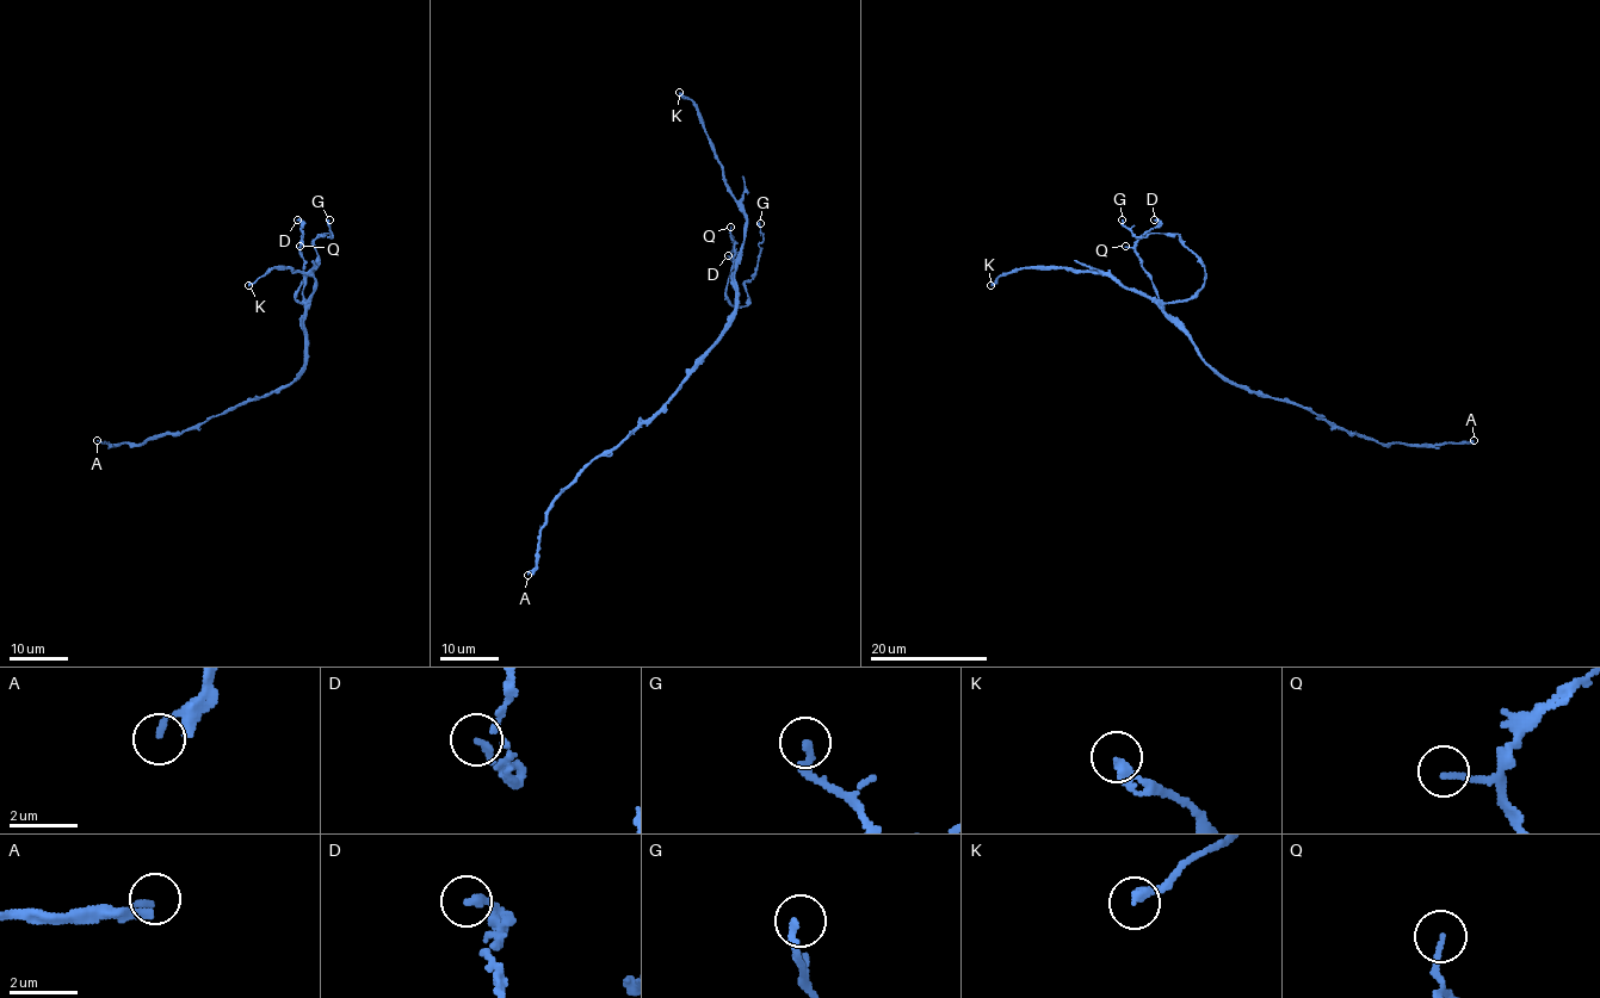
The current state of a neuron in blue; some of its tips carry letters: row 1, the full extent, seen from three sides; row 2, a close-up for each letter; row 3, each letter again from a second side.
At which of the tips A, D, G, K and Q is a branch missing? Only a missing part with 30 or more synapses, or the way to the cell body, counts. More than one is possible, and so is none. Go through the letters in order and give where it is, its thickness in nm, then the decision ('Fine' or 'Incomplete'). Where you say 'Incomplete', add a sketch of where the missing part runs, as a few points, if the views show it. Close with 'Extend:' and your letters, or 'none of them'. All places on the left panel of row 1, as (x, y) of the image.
A: Place: (97, 440). Thickness 170 nm. Fine
D: Place: (297, 219). Thickness 190 nm. Fine
G: Place: (329, 219). Thickness 220 nm. Fine
K: Place: (248, 285). Thickness 320 nm. Fine
Q: Place: (300, 246). Thickness 150 nm. Fine
Extend: none of them

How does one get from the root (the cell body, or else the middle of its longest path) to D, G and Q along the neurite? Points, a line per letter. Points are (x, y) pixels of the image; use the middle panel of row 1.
D: (716, 339), (735, 308), (736, 267), (730, 236), (731, 260), (728, 255)
G: (716, 339), (735, 308), (735, 266), (727, 299), (747, 303), (745, 283), (763, 241), (760, 223)
Q: (716, 339), (735, 308), (736, 267), (730, 227)

